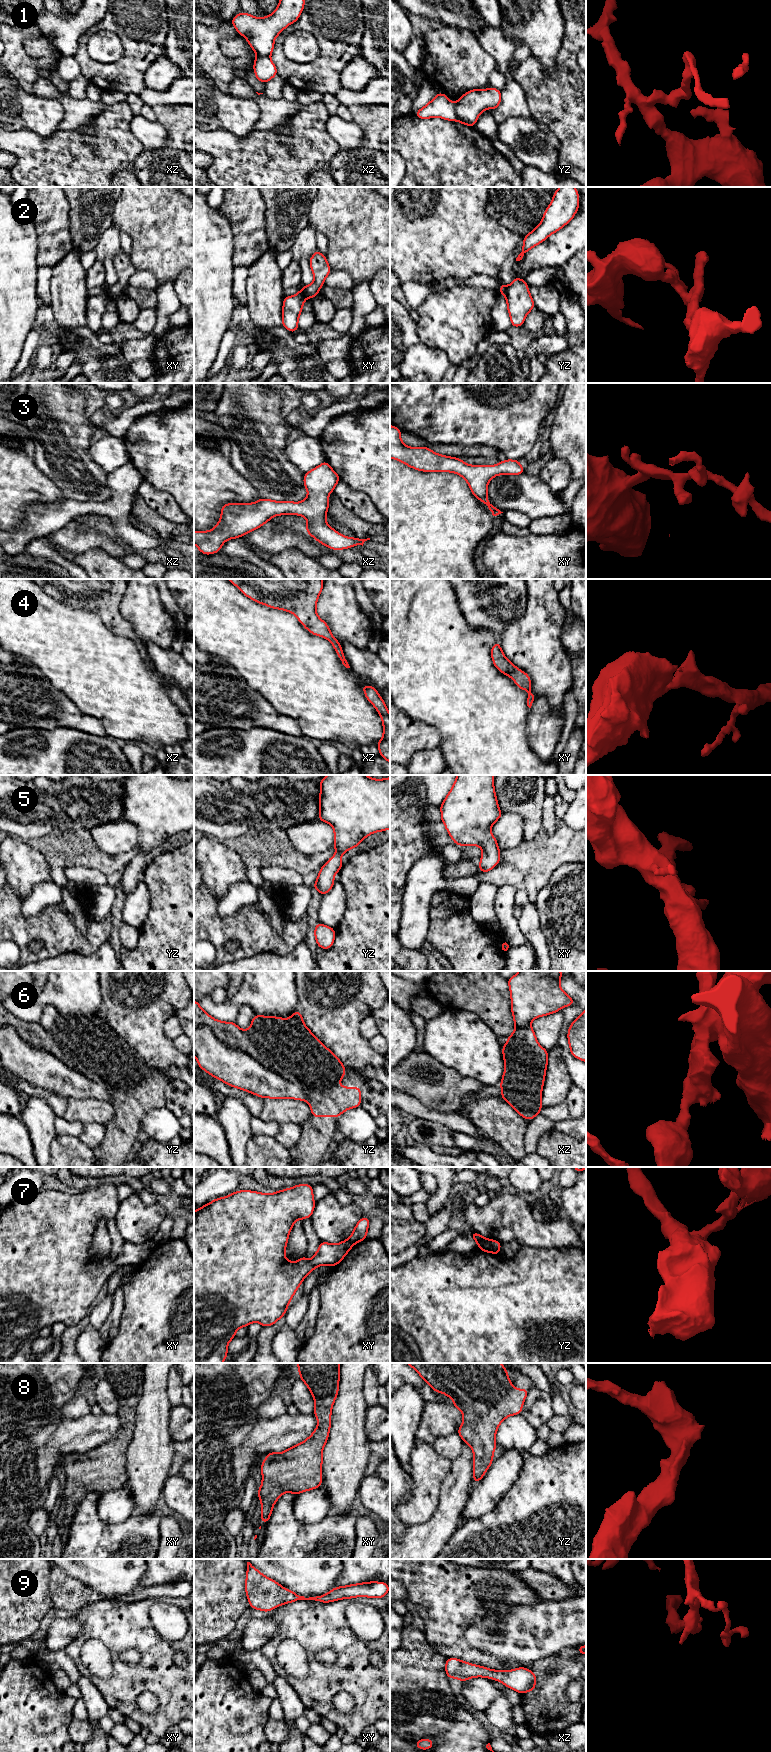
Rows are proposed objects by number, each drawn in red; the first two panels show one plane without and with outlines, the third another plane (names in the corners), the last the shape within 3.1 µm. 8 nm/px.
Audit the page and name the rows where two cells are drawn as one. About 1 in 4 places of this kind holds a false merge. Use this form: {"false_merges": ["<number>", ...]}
{"false_merges": ["1", "6", "7"]}

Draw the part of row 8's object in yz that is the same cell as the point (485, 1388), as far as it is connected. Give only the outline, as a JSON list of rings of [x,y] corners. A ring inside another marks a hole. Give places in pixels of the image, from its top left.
[[[406,1363],[437,1393],[444,1393],[455,1402],[451,1405],[462,1411],[463,1424],[457,1433],[474,1454],[473,1481],[478,1483],[493,1462],[497,1446],[495,1439],[500,1423],[522,1412],[529,1389],[516,1389],[501,1363]]]

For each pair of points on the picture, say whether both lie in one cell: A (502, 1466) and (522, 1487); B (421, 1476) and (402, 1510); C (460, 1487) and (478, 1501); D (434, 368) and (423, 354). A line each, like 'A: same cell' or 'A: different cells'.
A: different cells
B: same cell
C: different cells
D: same cell

